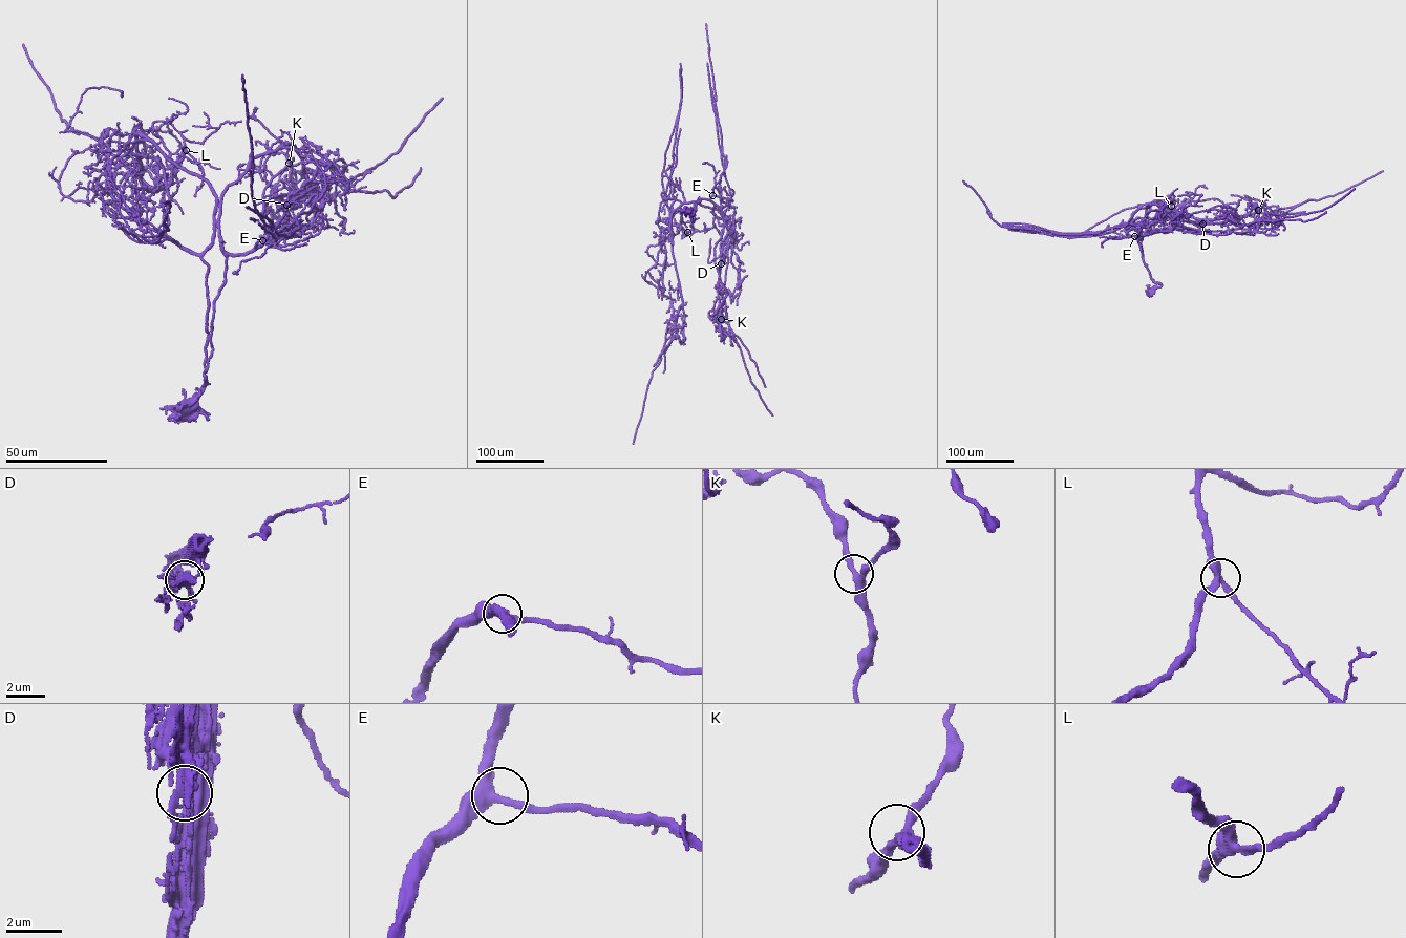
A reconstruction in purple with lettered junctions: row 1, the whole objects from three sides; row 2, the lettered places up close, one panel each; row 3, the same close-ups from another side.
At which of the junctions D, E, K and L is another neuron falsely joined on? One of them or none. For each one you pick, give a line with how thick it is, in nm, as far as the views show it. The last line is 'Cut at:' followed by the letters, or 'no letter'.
D: 360 nm thick
Cut at: D

